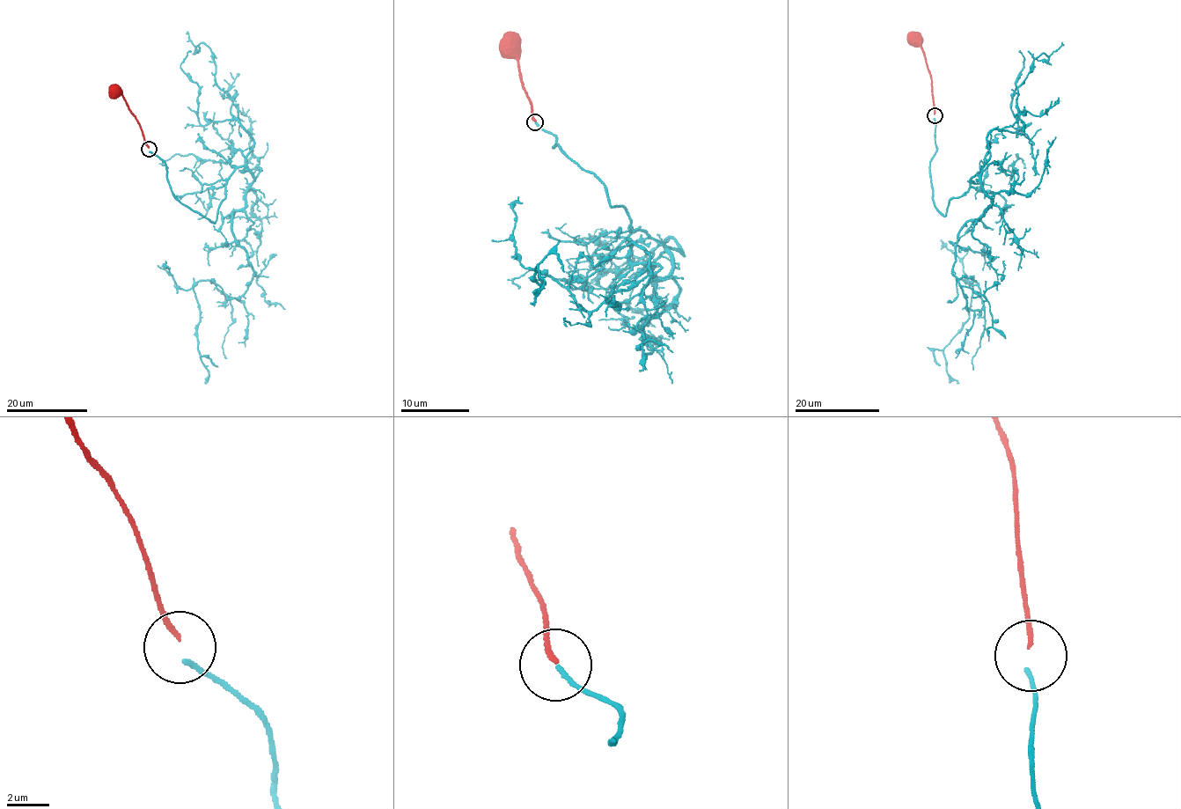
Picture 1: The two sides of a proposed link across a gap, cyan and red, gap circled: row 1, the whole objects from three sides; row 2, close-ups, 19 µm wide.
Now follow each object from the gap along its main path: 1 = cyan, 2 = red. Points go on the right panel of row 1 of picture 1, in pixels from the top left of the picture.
1: (935, 118), (933, 202), (976, 175), (992, 205), (956, 246), (984, 301), (974, 281), (943, 349), (957, 383)
2: (935, 113), (931, 76), (917, 40)

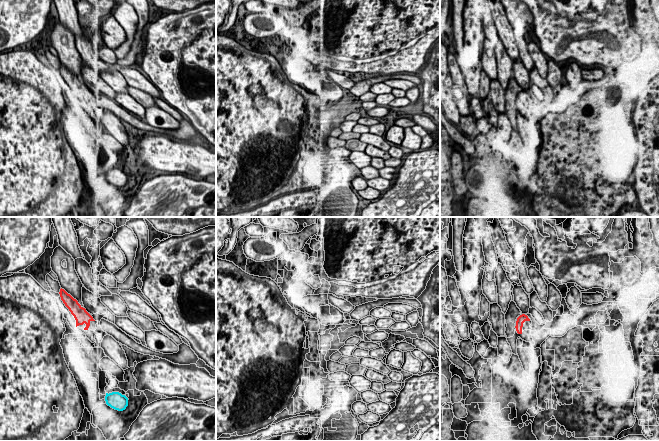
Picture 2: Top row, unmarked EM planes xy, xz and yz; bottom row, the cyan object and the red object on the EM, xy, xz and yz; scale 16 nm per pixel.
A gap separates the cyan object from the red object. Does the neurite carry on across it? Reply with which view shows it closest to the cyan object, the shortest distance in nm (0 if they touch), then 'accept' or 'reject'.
view xy; gap 1050 nm; reject

